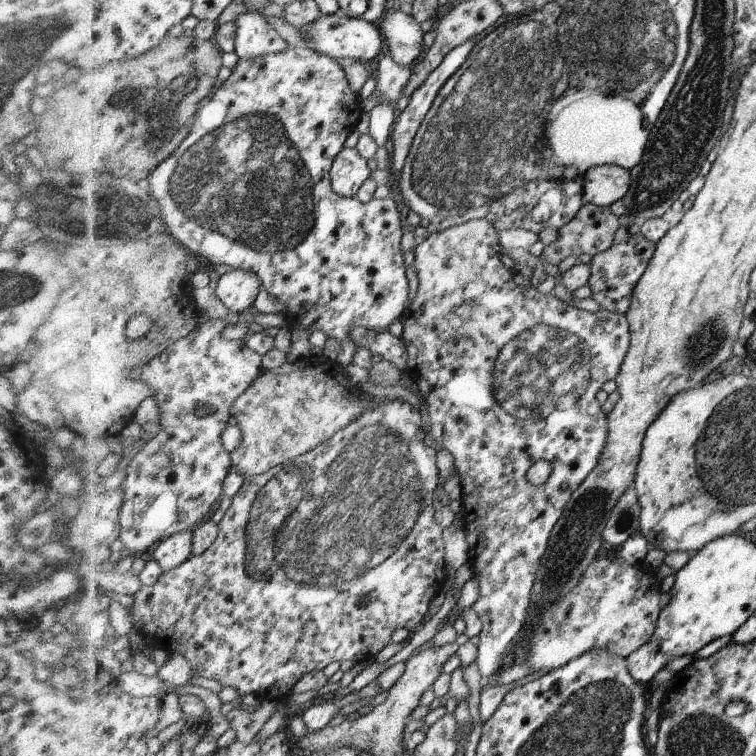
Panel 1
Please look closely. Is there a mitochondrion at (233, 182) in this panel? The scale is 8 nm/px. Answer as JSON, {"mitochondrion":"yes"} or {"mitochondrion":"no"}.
{"mitochondrion":"yes"}

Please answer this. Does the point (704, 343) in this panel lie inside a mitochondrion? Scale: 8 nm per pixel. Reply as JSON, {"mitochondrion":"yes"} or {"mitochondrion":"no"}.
{"mitochondrion":"yes"}

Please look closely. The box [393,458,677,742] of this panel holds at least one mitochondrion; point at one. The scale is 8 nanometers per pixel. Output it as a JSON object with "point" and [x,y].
{"point":[571,544]}

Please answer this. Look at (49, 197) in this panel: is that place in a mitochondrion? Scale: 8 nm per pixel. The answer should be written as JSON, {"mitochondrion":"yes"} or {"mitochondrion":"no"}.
{"mitochondrion":"yes"}

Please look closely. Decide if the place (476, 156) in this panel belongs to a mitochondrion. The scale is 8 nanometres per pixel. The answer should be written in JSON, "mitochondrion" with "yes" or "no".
{"mitochondrion":"yes"}

